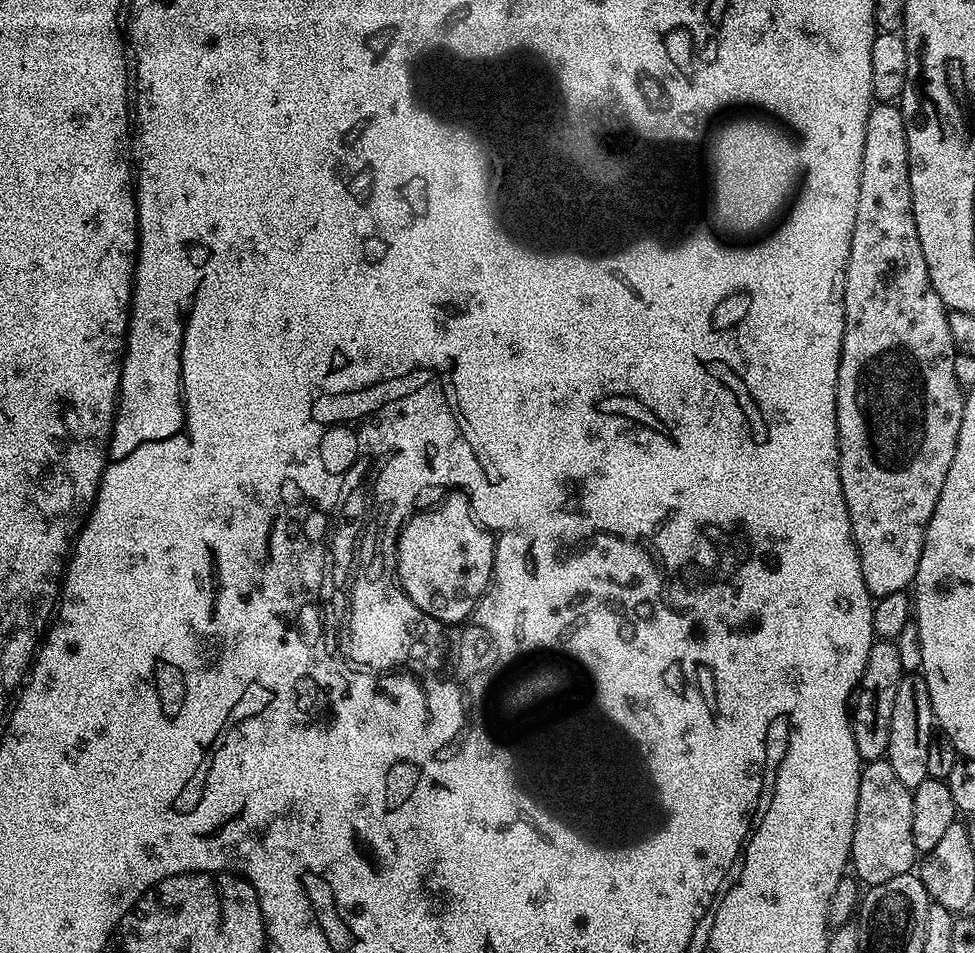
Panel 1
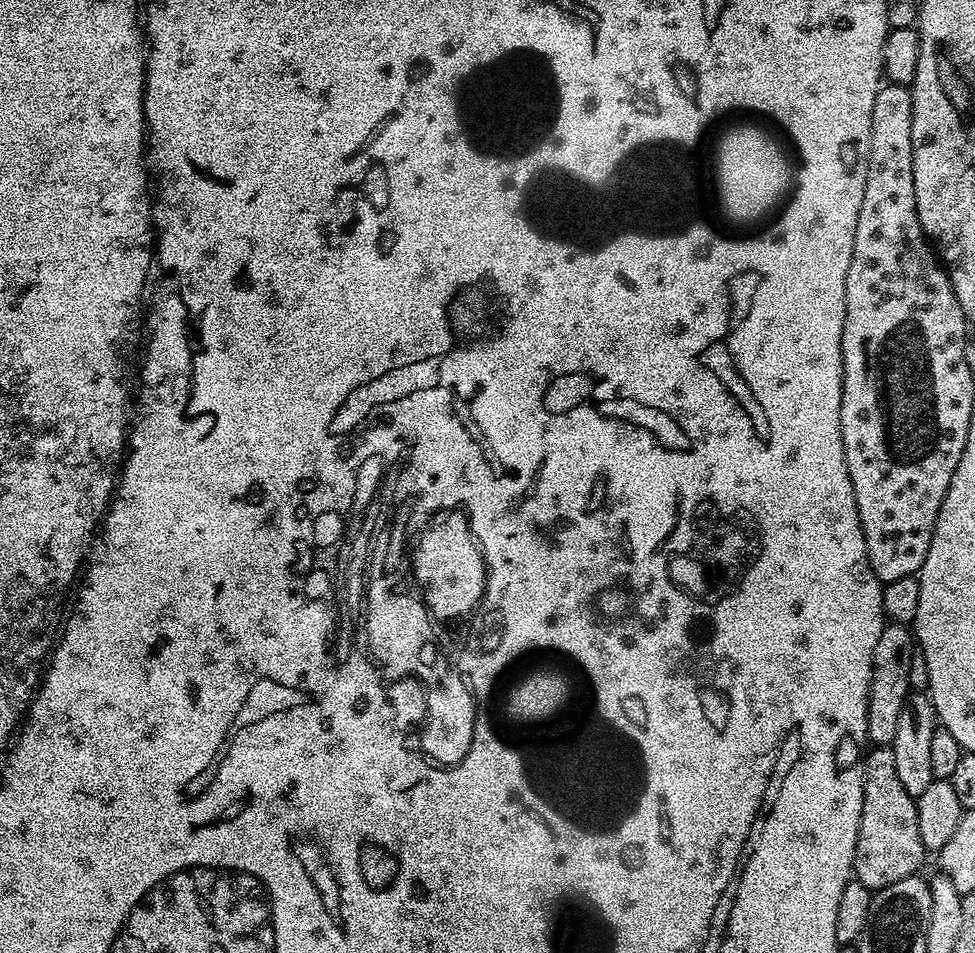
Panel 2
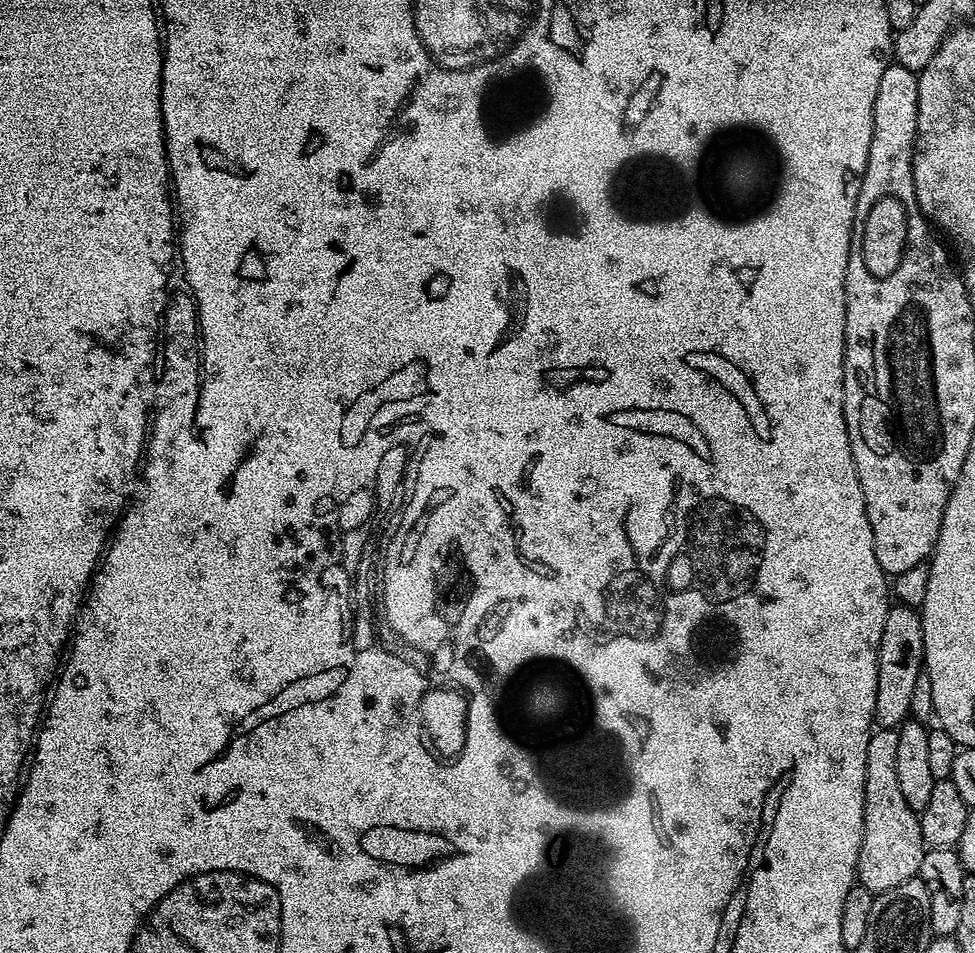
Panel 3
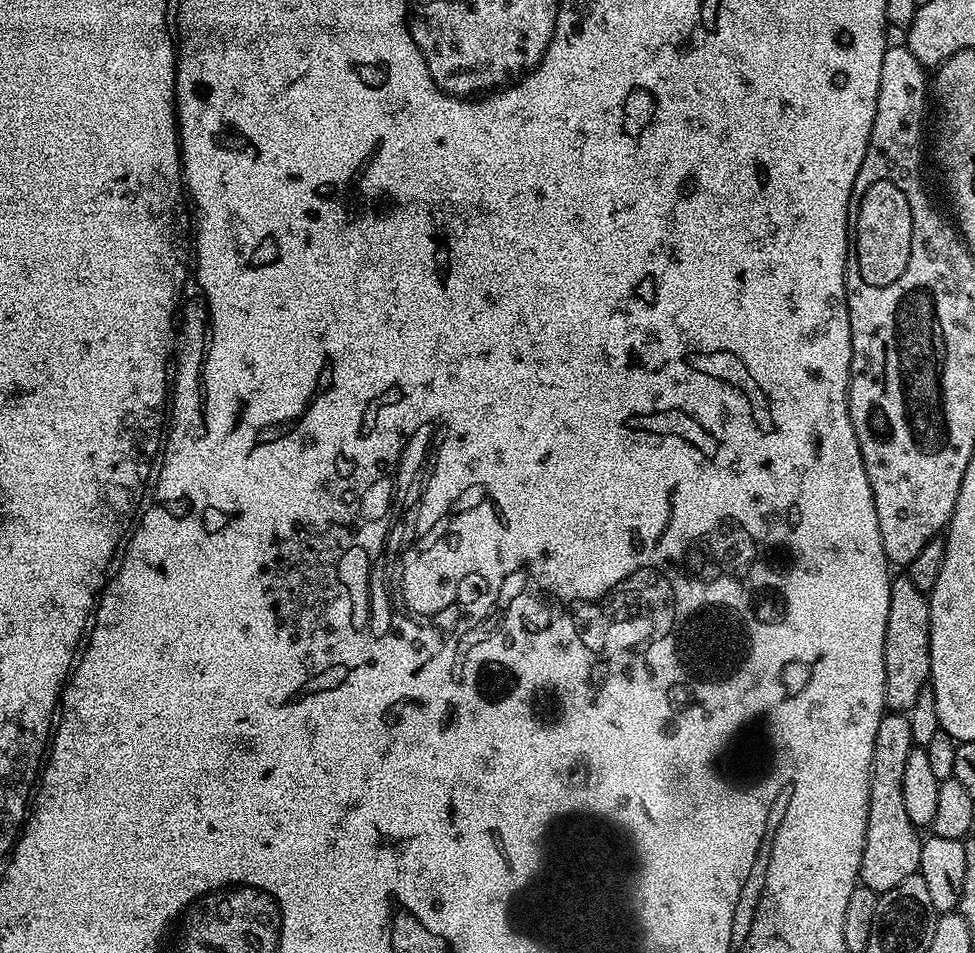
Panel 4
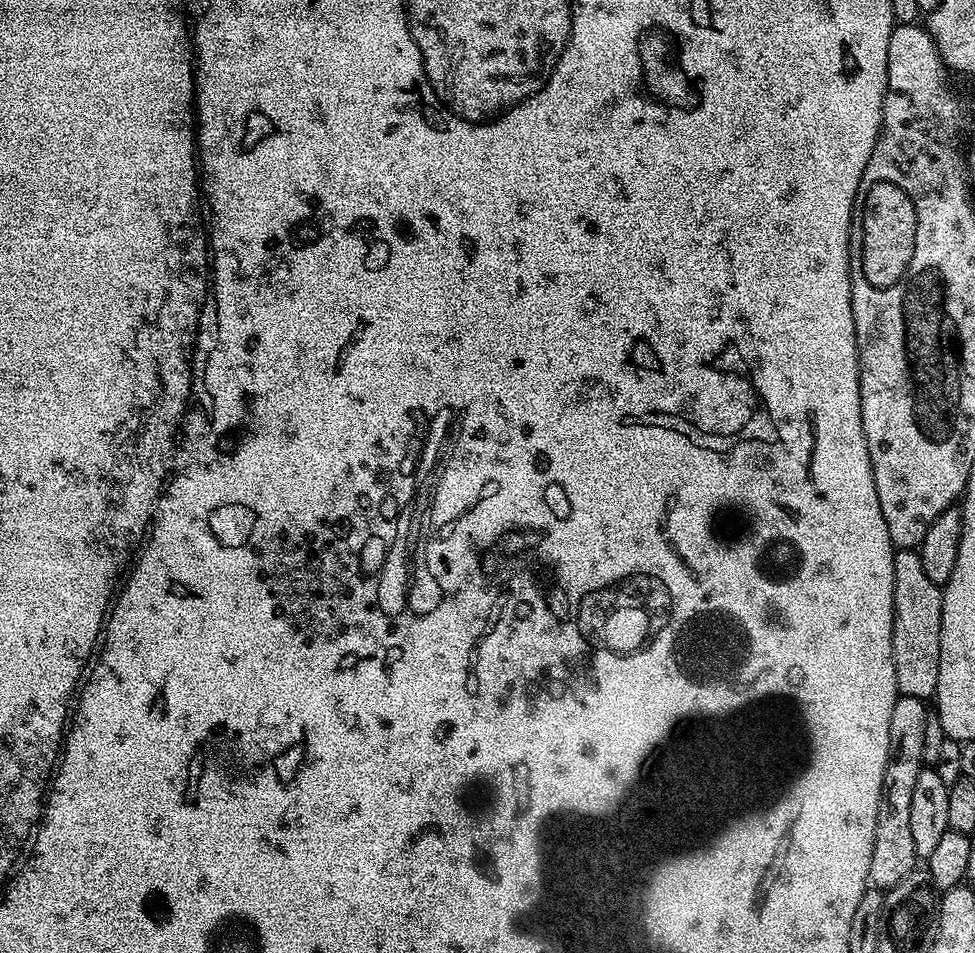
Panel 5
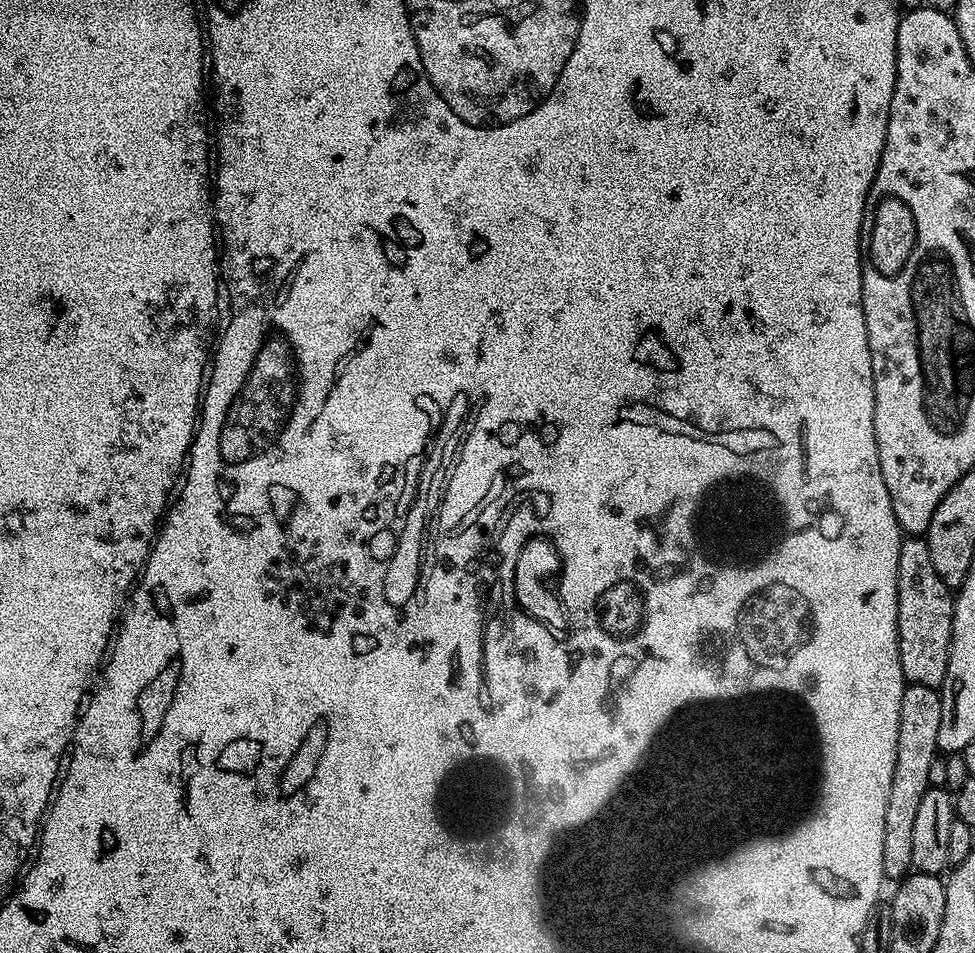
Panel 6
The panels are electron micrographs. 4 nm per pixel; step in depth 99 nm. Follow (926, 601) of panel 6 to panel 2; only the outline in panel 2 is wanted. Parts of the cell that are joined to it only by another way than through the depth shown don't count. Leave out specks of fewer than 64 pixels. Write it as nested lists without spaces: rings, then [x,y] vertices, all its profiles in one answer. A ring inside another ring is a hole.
[[[885,623],[882,634],[874,646],[872,677],[868,687],[868,709],[866,710],[866,730],[868,739],[876,746],[890,746],[898,730],[898,714],[910,695],[908,677],[914,651],[914,636],[903,624]]]

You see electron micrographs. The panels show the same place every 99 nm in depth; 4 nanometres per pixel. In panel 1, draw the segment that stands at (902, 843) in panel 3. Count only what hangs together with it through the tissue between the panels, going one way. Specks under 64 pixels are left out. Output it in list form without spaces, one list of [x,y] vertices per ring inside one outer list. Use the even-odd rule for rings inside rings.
[[[887,758],[869,760],[861,767],[850,857],[851,871],[861,885],[890,882],[890,878],[898,878],[898,874],[912,872],[917,867],[912,794],[913,789],[899,780]]]

